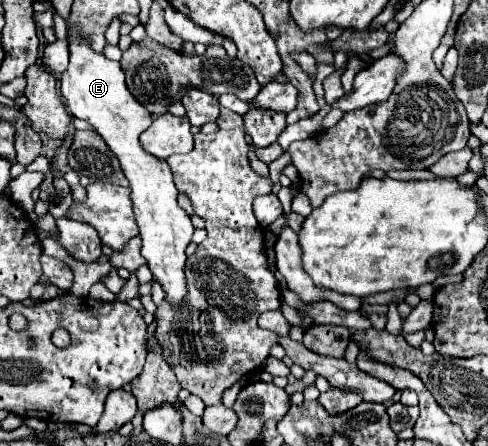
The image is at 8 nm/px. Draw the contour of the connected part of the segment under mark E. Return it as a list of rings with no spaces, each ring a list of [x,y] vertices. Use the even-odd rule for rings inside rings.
[[[70,30],[68,40],[70,64],[60,78],[60,90],[66,106],[72,116],[90,122],[120,160],[122,172],[130,180],[130,200],[142,238],[142,256],[148,260],[152,276],[162,284],[166,300],[174,308],[180,308],[186,296],[186,246],[190,244],[194,226],[190,222],[190,216],[176,202],[178,194],[168,164],[148,154],[140,146],[138,136],[152,124],[152,114],[140,102],[136,102],[136,98],[126,88],[120,62],[112,62],[104,54],[96,54],[90,48],[90,42],[84,40],[76,30]]]

